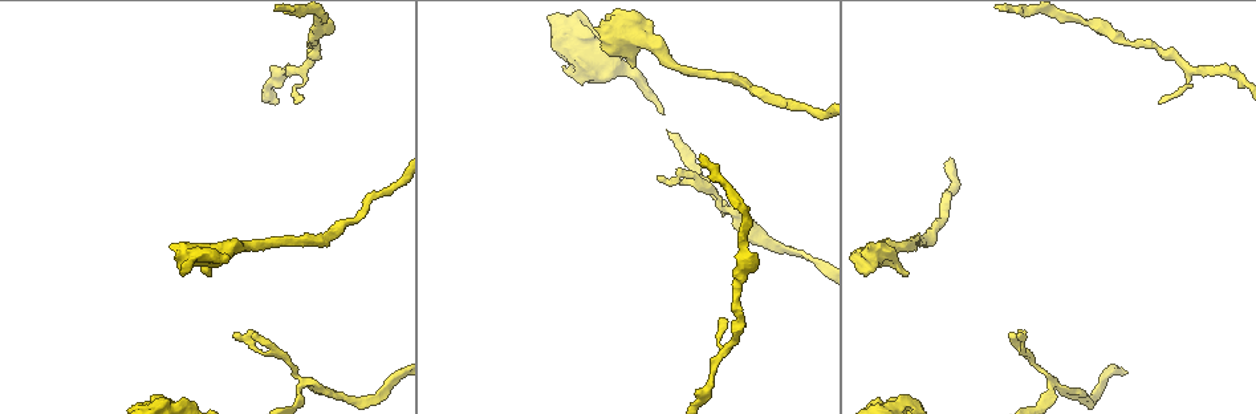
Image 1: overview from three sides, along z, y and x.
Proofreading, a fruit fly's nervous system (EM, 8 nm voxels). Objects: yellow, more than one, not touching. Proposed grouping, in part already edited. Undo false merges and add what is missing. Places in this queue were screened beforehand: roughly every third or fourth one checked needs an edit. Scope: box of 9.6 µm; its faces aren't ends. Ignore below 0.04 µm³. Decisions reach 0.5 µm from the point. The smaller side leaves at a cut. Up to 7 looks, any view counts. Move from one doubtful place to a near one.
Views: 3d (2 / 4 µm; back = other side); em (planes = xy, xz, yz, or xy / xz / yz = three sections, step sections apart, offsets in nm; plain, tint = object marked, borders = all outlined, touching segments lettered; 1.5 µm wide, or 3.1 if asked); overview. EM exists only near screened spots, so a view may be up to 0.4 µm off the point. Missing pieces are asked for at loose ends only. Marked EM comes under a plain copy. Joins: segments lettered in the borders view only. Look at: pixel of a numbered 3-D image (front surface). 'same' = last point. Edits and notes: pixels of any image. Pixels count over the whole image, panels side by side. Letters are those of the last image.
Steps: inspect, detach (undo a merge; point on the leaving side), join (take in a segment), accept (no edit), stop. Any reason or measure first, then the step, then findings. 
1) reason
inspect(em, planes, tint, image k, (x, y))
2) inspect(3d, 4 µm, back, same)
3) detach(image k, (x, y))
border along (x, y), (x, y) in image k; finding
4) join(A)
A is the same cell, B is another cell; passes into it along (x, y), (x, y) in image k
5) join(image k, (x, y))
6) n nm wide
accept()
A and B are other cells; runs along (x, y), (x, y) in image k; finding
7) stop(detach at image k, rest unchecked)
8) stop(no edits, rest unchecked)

thin end
inspect(3d, 2 µm, image 1, (906, 273))

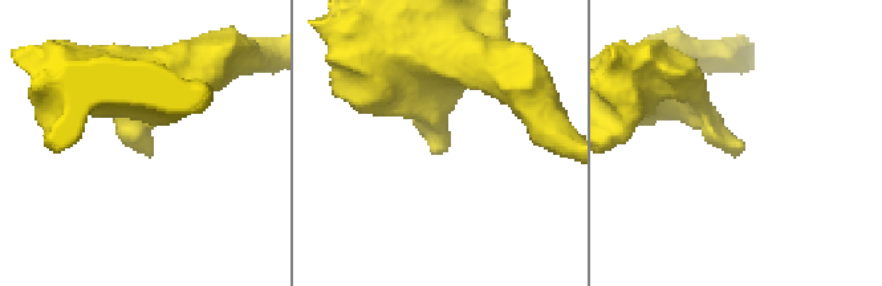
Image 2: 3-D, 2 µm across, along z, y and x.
inspect(em, xz, step 4, borders, image 2, (739, 148))

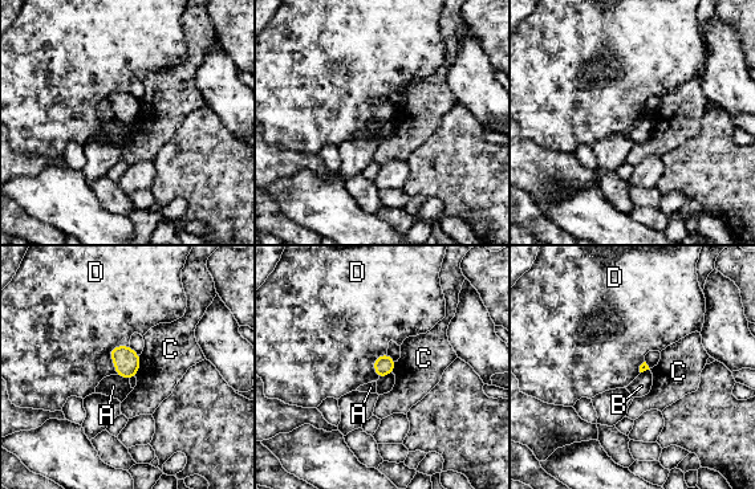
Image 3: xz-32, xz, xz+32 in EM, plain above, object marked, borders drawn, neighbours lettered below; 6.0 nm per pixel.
accept()
A, B, C and D are other cells; border along (392, 371), (378, 379) in image 3; no lettered segment goes on from it

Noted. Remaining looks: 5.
arms part here
inspect(3d, 4 µm, back, image 1, (1049, 380))

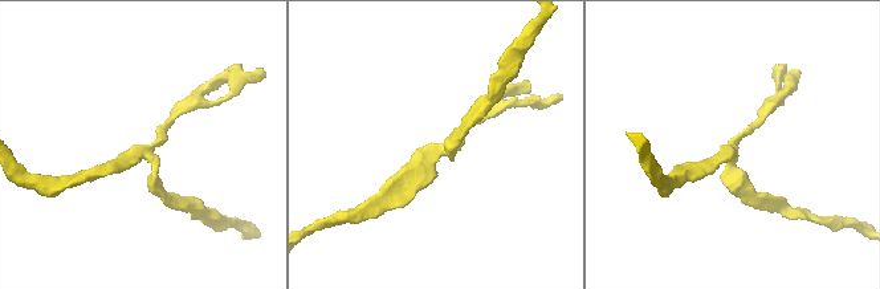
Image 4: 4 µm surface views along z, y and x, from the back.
inspect(em, planes, borders, image 4, (150, 152))

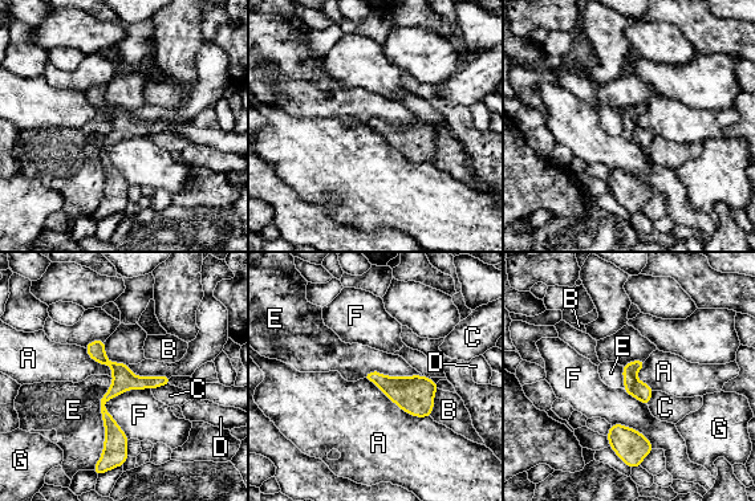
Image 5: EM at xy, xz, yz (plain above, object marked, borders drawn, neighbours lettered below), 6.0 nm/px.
E touches over 550 nm
accept()
A, B, C, D, E, F and G are other cells; border along (366, 377), (406, 412), (430, 418) in image 5; one cell here

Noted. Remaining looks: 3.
inspect(em, planes, borders, image 1, (1159, 103))

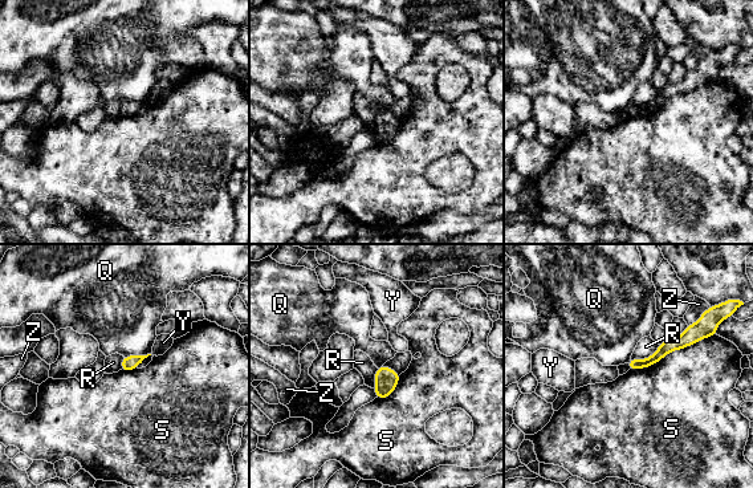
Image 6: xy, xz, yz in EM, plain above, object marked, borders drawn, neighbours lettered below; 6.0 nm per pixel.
70 nm wide
accept()
Q, R, S, Y and Z are other cells; border along (716, 334), (629, 370) in image 6; no lettered segment goes on from it

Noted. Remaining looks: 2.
stop(no edits, rest unchecked)

